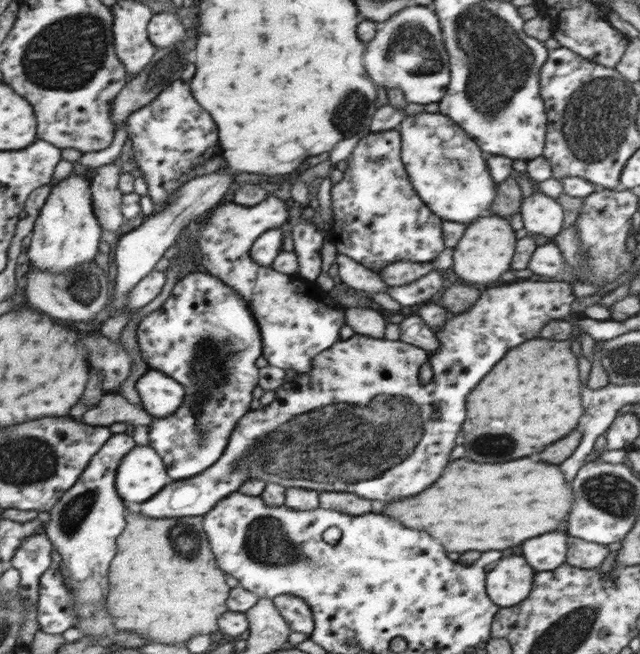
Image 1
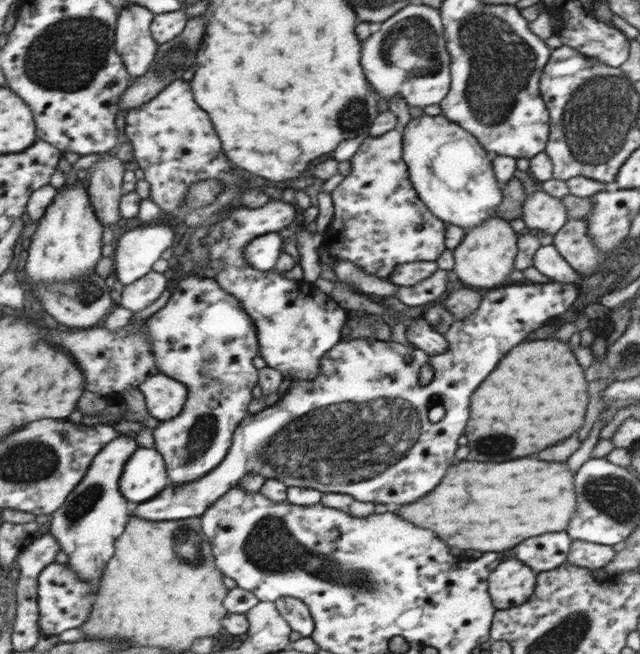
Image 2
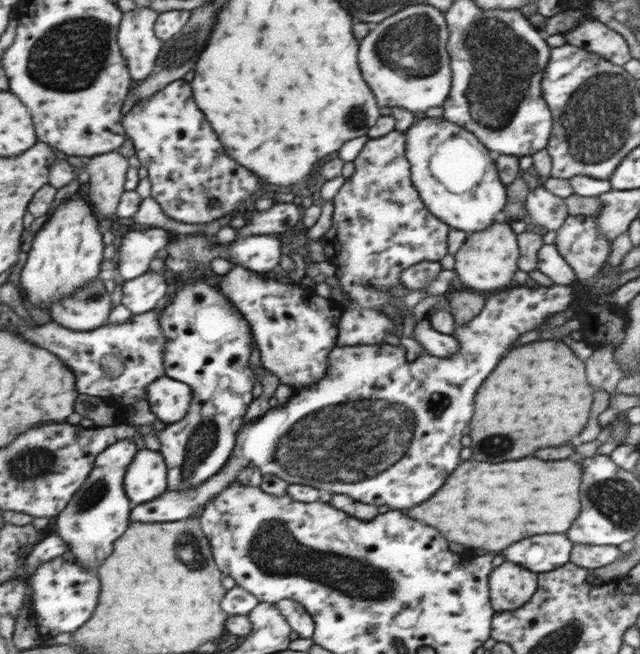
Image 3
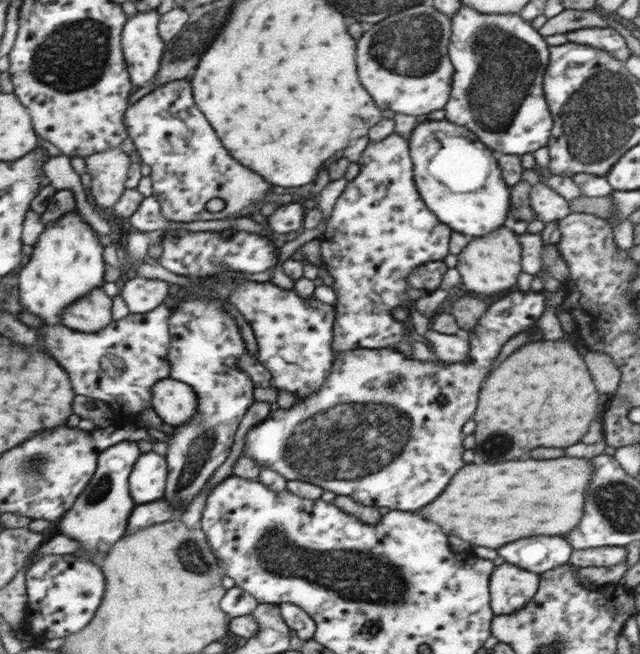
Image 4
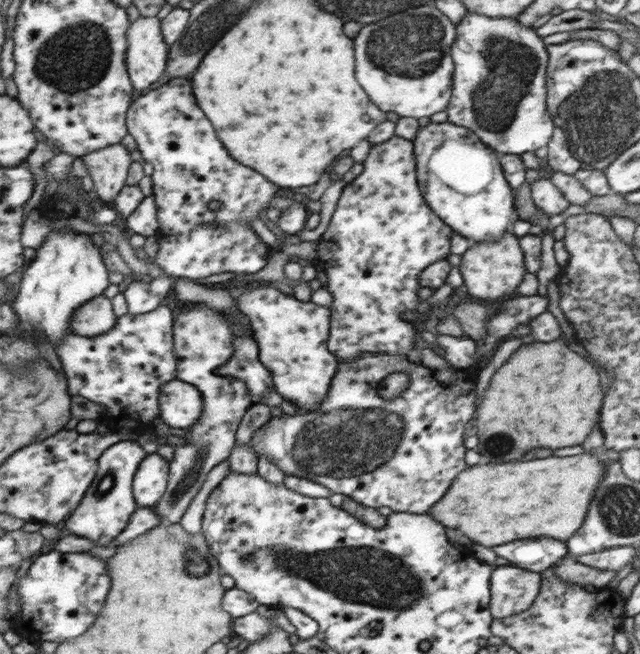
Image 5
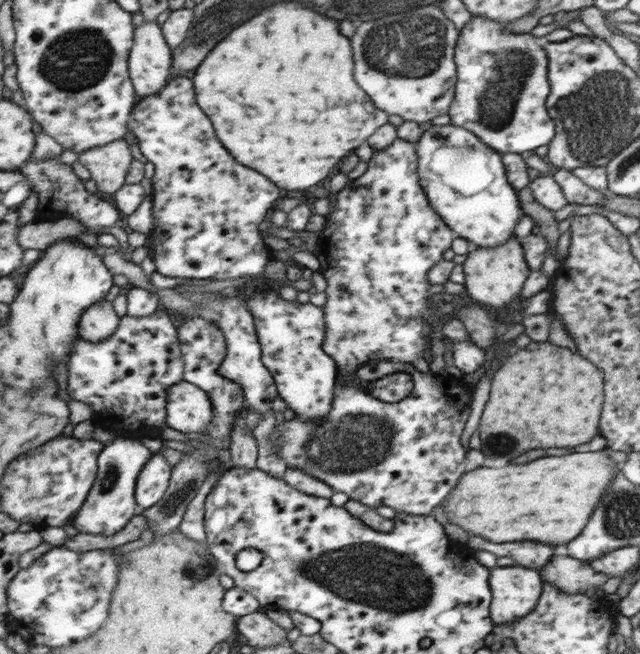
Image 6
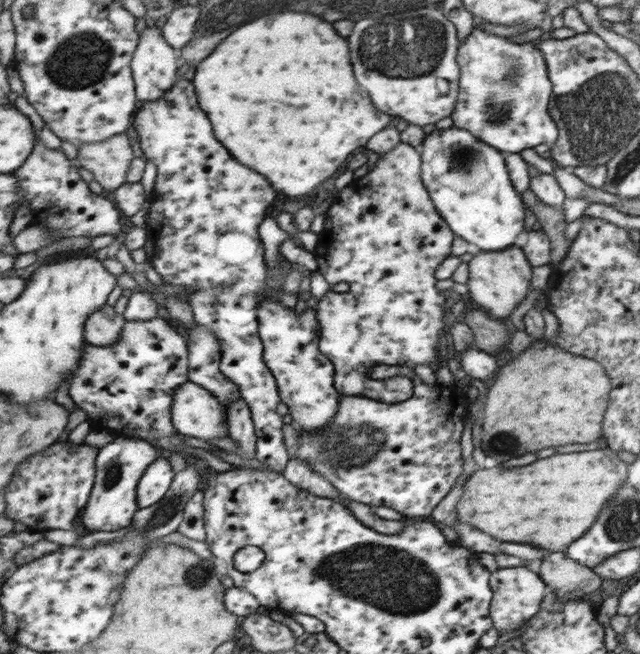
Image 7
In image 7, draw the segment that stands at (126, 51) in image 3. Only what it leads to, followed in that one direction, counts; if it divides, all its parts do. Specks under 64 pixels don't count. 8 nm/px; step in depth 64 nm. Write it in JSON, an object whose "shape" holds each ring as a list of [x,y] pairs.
{"shape":[[[156,26],[146,27],[140,34],[141,40],[137,46],[136,54],[133,54],[133,78],[136,82],[136,95],[141,103],[155,102],[159,98],[163,98],[173,86],[177,84],[177,80],[182,77],[183,59],[179,55],[179,50],[168,43],[168,39],[164,37],[162,29]]]}

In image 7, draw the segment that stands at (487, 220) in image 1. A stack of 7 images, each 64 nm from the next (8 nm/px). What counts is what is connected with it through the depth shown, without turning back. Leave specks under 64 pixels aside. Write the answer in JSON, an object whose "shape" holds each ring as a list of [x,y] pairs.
{"shape":[[[509,246],[505,250],[478,251],[467,262],[467,274],[465,284],[471,300],[490,317],[497,319],[509,316],[517,308],[517,304],[525,298],[531,282],[531,266],[517,246]]]}

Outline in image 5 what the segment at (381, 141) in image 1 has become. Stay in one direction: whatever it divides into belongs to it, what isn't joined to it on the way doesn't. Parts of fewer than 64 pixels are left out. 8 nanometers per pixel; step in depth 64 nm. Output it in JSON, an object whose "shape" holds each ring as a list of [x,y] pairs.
{"shape":[[[393,136],[383,144],[371,144],[361,164],[360,174],[343,187],[315,250],[315,260],[327,276],[325,288],[331,295],[327,350],[345,365],[365,353],[401,357],[415,348],[411,342],[415,342],[417,330],[409,321],[401,320],[401,312],[419,306],[417,278],[421,270],[445,259],[455,233],[431,211],[419,192],[411,141]]]}

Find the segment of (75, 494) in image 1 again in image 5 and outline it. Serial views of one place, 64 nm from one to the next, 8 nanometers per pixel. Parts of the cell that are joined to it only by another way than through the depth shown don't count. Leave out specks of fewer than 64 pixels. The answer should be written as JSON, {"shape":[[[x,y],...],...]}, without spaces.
{"shape":[[[135,440],[117,442],[106,449],[100,458],[100,468],[93,485],[81,501],[79,510],[75,510],[65,527],[71,534],[89,538],[101,546],[110,546],[117,537],[121,536],[125,527],[132,520],[133,513],[138,509],[138,502],[134,496],[133,484],[141,464],[147,458],[145,448]]]}

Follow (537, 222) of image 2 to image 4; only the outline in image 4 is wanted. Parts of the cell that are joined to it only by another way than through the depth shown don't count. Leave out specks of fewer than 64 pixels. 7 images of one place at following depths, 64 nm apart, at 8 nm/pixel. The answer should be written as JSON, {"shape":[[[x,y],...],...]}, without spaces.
{"shape":[[[536,183],[529,194],[537,220],[559,222],[559,219],[570,213],[568,200],[559,196],[549,185]]]}

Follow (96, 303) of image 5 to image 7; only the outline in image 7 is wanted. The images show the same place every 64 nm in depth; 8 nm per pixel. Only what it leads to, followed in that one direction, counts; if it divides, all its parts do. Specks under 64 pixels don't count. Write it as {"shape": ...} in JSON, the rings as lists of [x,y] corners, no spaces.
{"shape":[[[105,304],[104,308],[91,314],[85,324],[85,339],[94,346],[111,347],[117,345],[124,334],[127,319],[116,311],[114,306]]]}

